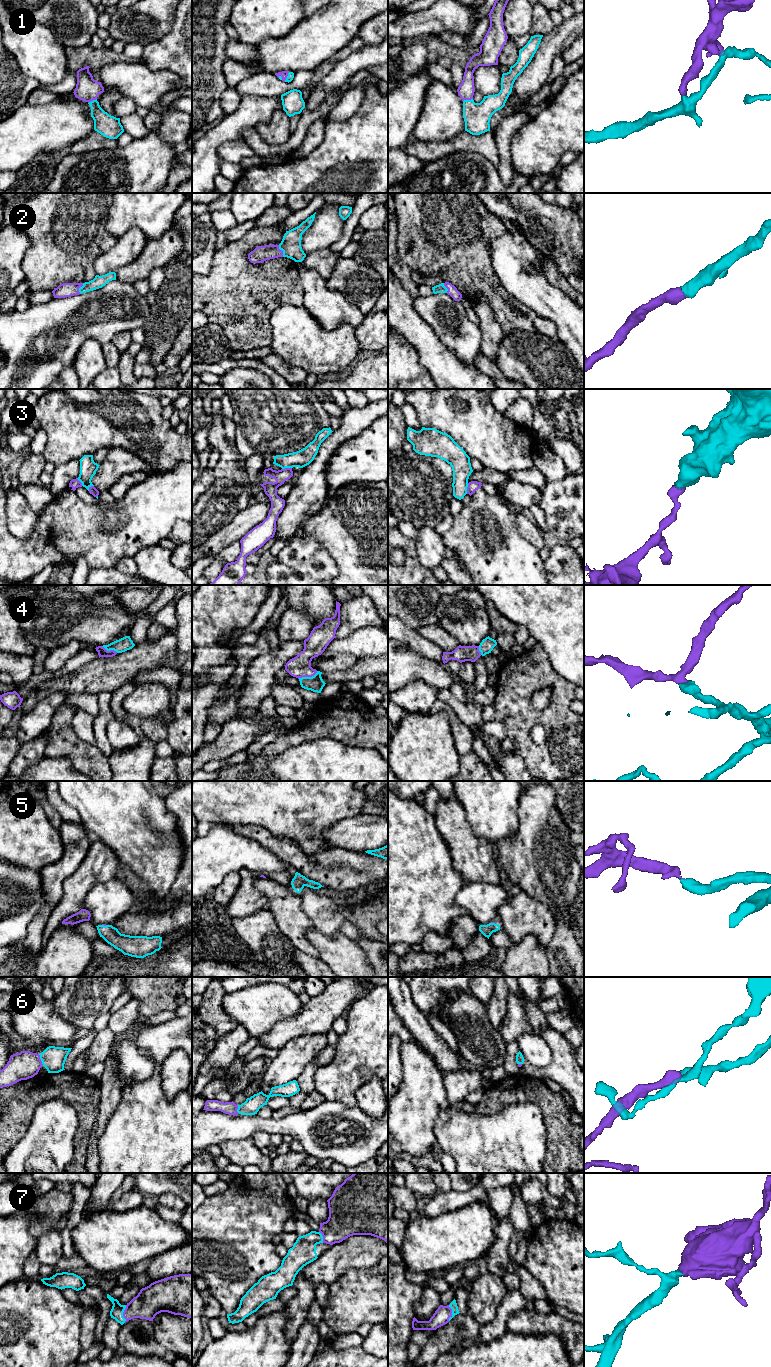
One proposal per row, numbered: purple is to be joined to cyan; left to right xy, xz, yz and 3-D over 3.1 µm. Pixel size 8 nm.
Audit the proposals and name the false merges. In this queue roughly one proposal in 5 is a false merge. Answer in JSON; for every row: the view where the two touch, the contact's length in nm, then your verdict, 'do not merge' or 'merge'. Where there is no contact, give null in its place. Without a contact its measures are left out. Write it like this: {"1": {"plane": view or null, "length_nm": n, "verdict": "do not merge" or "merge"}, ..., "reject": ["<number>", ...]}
{"1": {"plane": "xz", "length_nm": 90, "verdict": "merge"}, "2": {"plane": "xz", "length_nm": 100, "verdict": "merge"}, "3": {"plane": "yz", "length_nm": 90, "verdict": "do not merge"}, "4": {"plane": "xz", "length_nm": 170, "verdict": "merge"}, "5": {"plane": "xy", "length_nm": 40, "verdict": "merge"}, "6": {"plane": "xy", "length_nm": 100, "verdict": "merge"}, "7": {"plane": "yz", "length_nm": 140, "verdict": "merge"}, "reject": ["3"]}

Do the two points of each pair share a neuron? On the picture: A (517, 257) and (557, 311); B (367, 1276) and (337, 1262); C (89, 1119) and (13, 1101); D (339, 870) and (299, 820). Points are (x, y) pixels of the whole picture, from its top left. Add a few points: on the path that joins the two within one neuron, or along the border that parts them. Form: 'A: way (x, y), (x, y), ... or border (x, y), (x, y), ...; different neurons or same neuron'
A: way (519, 270), (522, 276), (544, 298); same neuron
B: border (374, 1267), (348, 1269), (331, 1282); different neurons
C: way (74, 1099), (67, 1092), (33, 1092); same neuron
D: border (300, 846), (310, 856), (329, 848); different neurons

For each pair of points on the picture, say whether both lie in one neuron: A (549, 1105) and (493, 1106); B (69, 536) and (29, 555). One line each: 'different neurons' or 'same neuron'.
A: same neuron
B: same neuron

